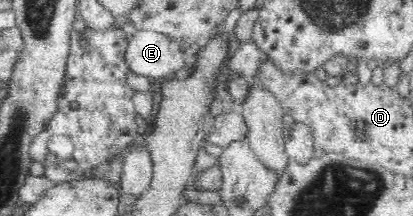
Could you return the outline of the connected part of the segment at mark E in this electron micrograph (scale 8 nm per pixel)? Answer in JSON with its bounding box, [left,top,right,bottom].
[126,30,186,80]

